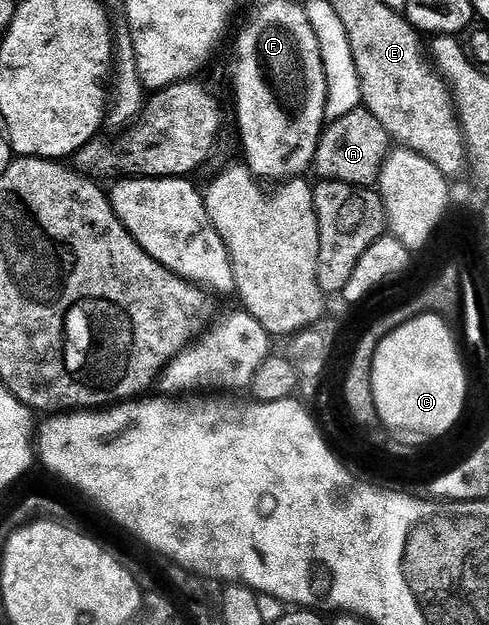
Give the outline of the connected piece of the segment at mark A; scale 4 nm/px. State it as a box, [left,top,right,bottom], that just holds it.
[315,107,391,187]

